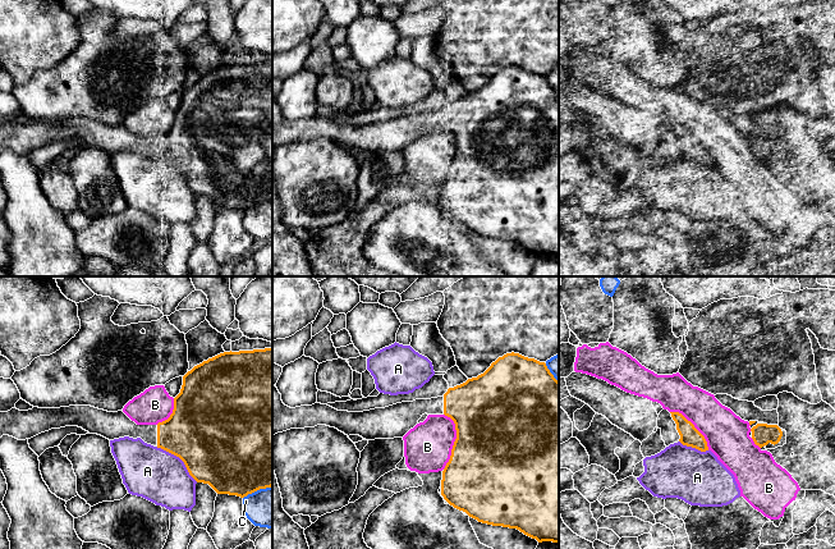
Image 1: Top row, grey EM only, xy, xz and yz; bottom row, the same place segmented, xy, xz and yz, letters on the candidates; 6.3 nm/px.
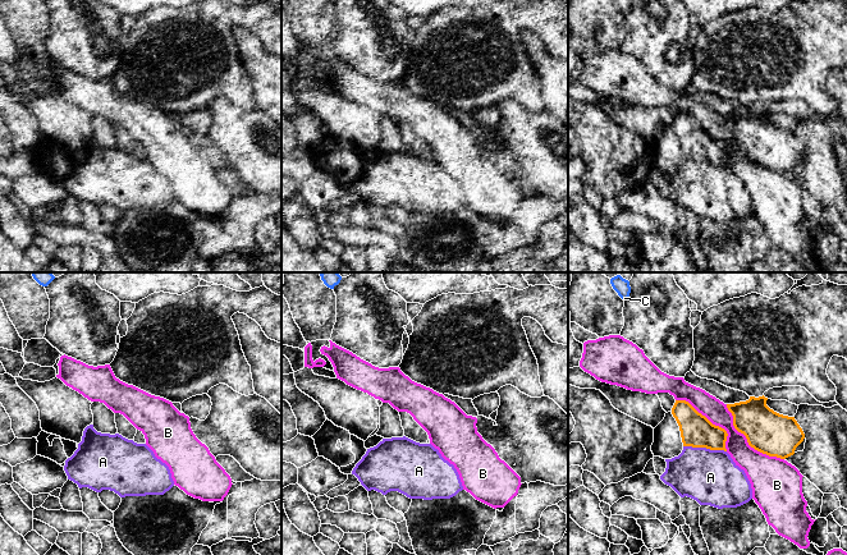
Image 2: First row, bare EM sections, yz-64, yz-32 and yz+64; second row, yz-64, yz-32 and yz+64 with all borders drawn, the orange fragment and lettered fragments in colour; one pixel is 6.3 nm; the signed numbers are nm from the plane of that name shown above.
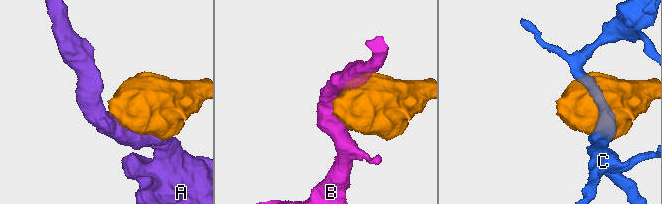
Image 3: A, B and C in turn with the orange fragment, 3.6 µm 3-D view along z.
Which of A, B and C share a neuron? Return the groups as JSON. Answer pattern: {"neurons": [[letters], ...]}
{"neurons": [["A"], ["B"], ["C"]]}

